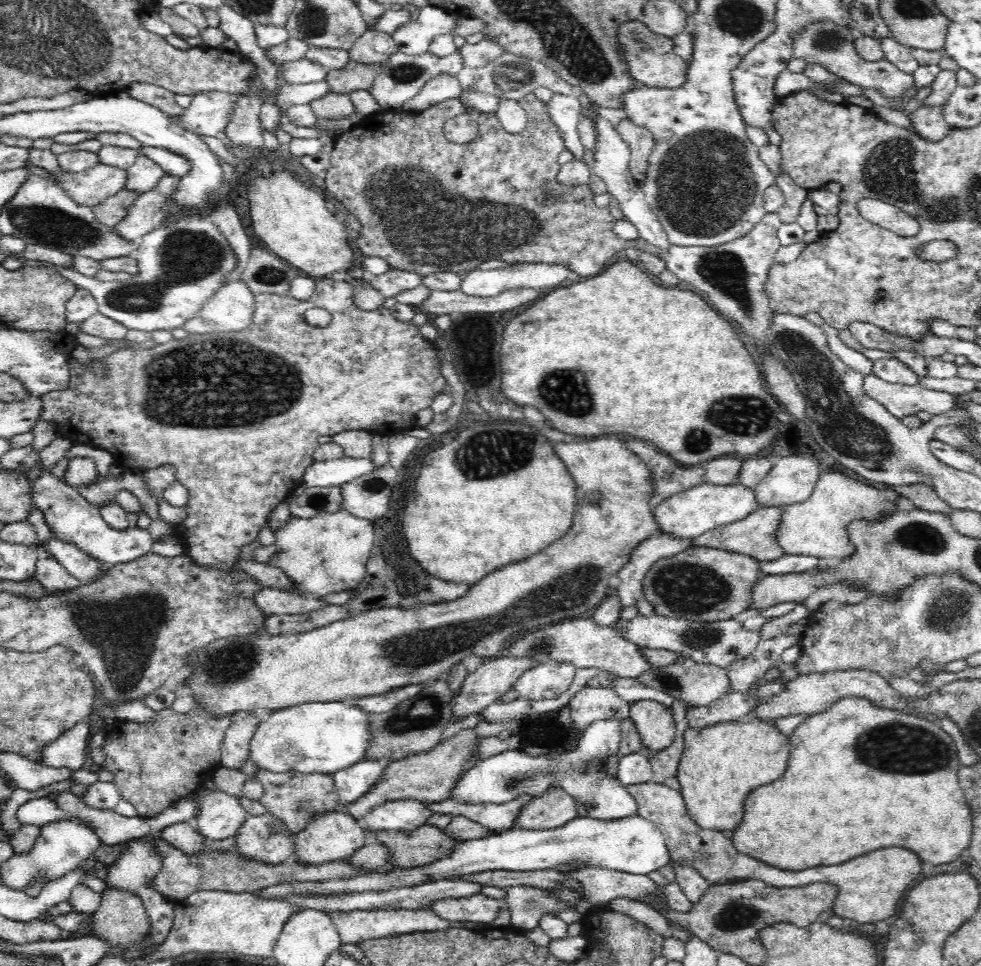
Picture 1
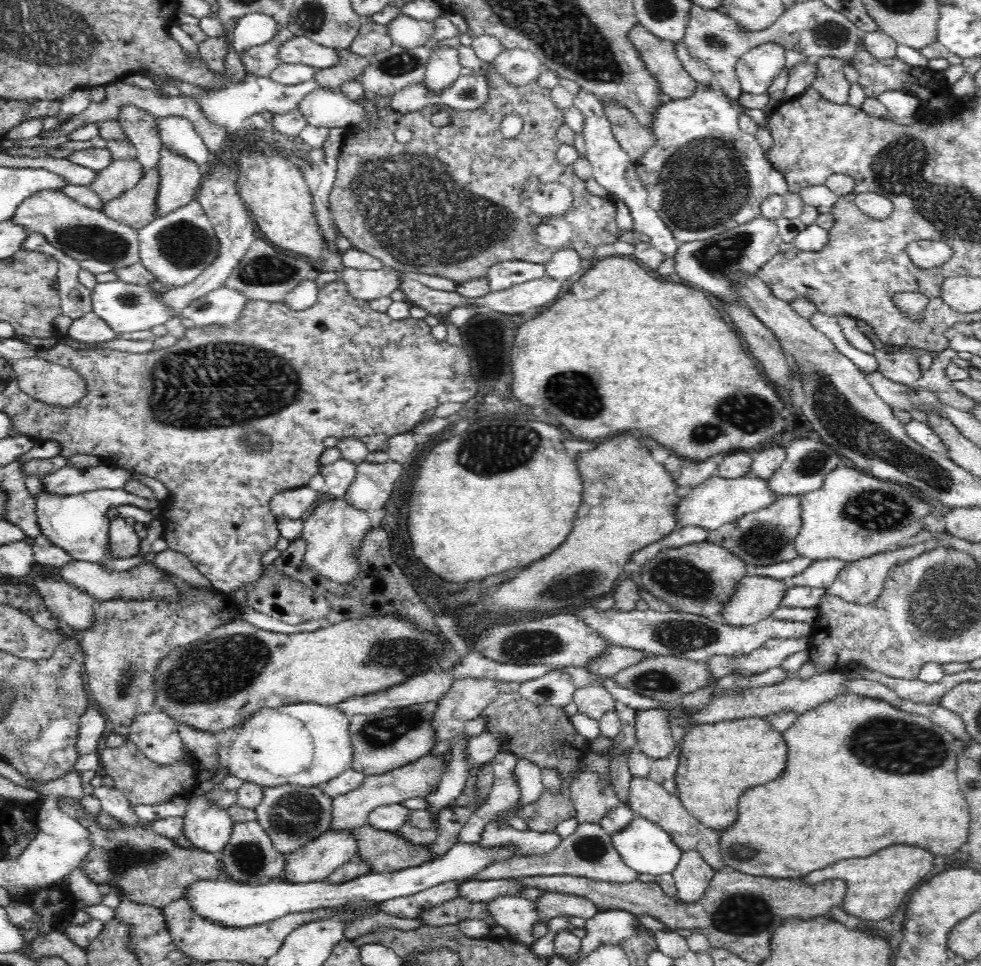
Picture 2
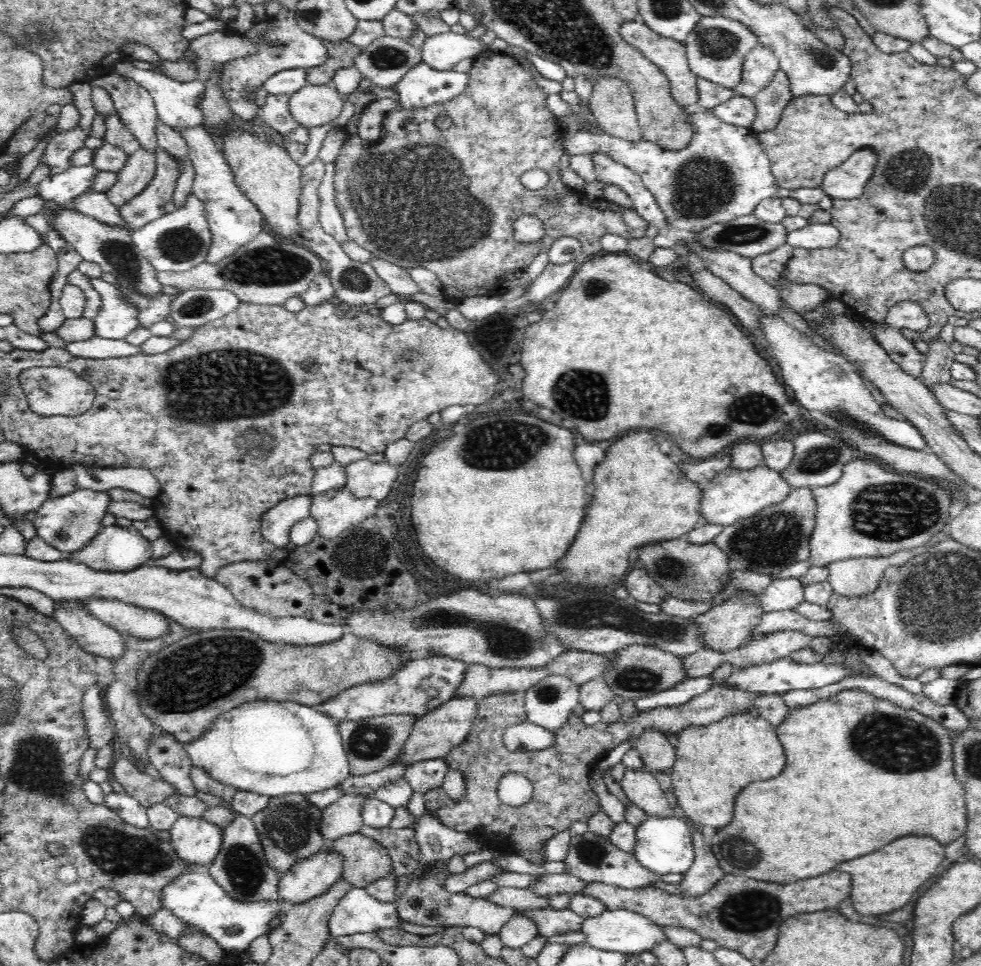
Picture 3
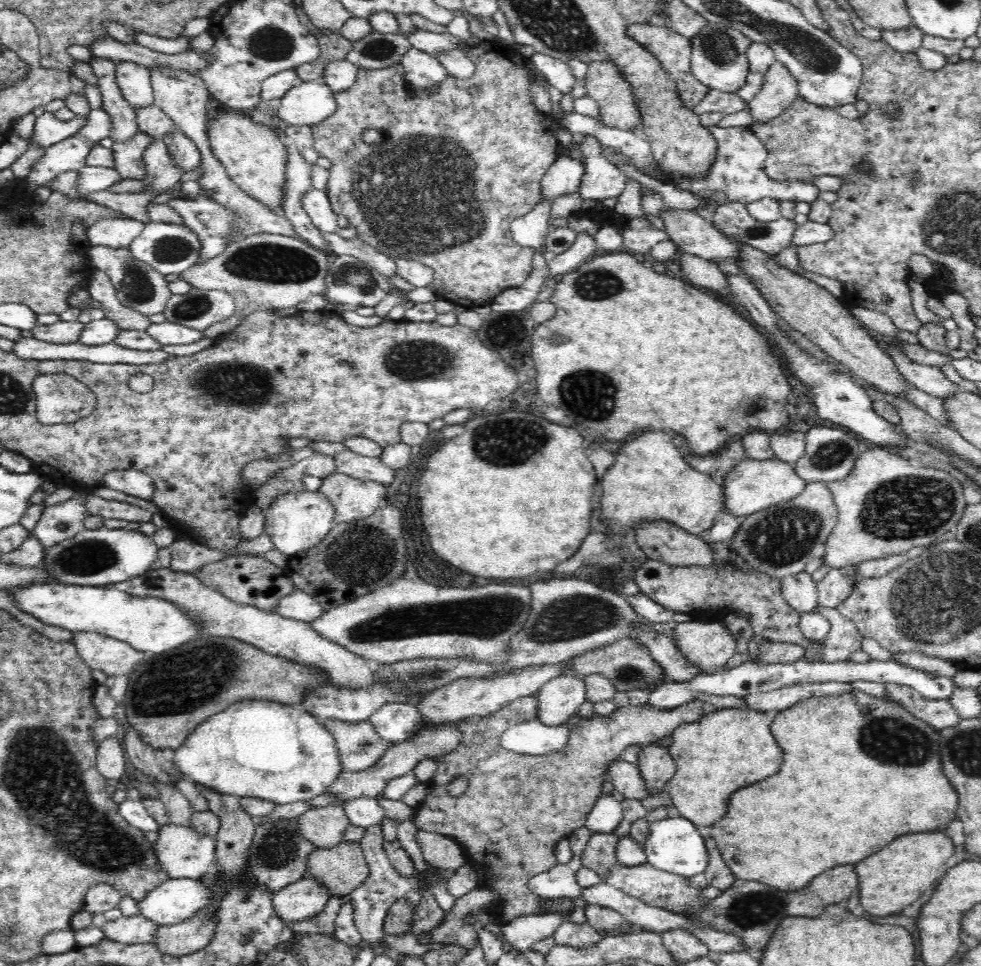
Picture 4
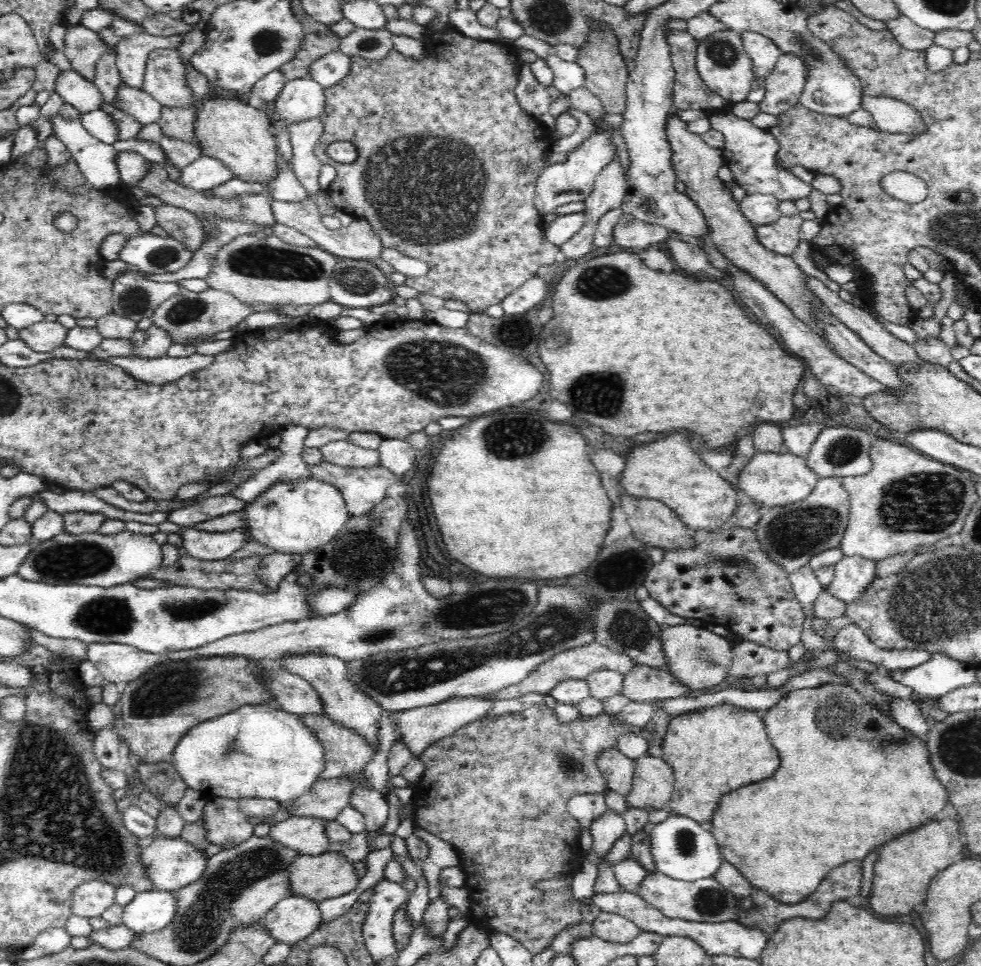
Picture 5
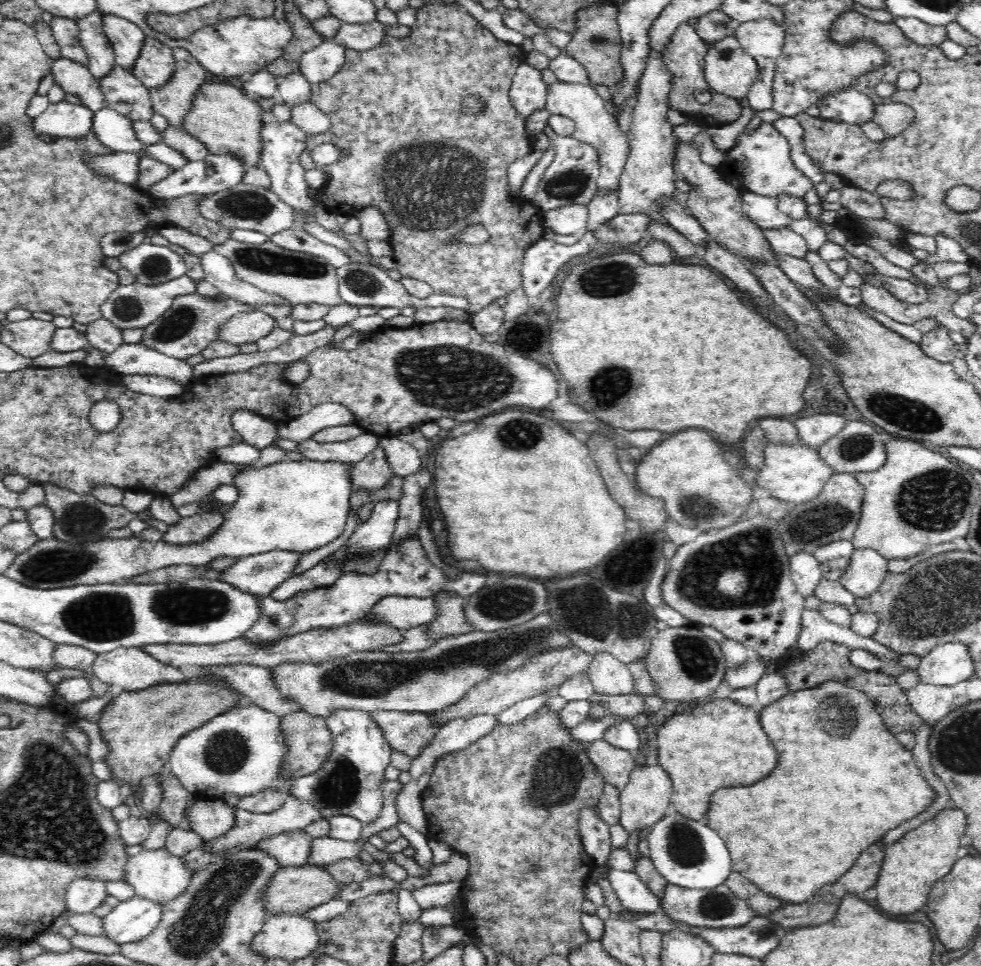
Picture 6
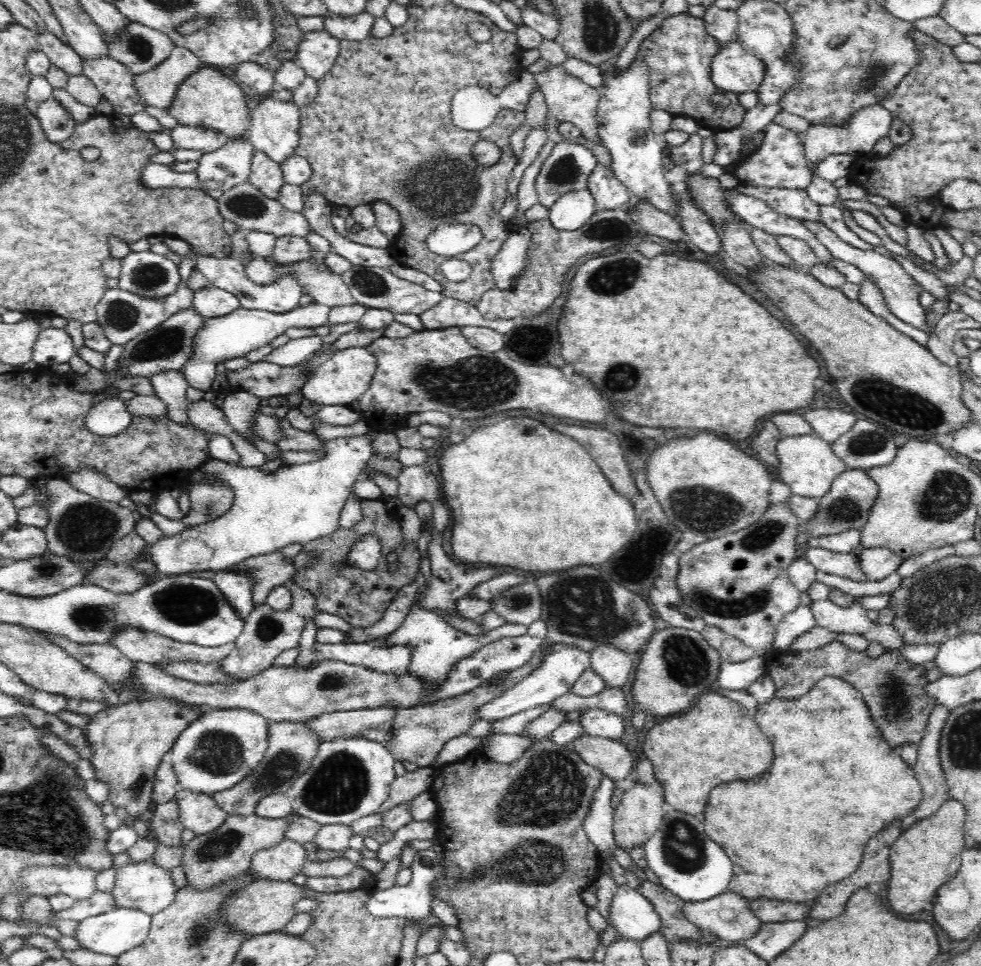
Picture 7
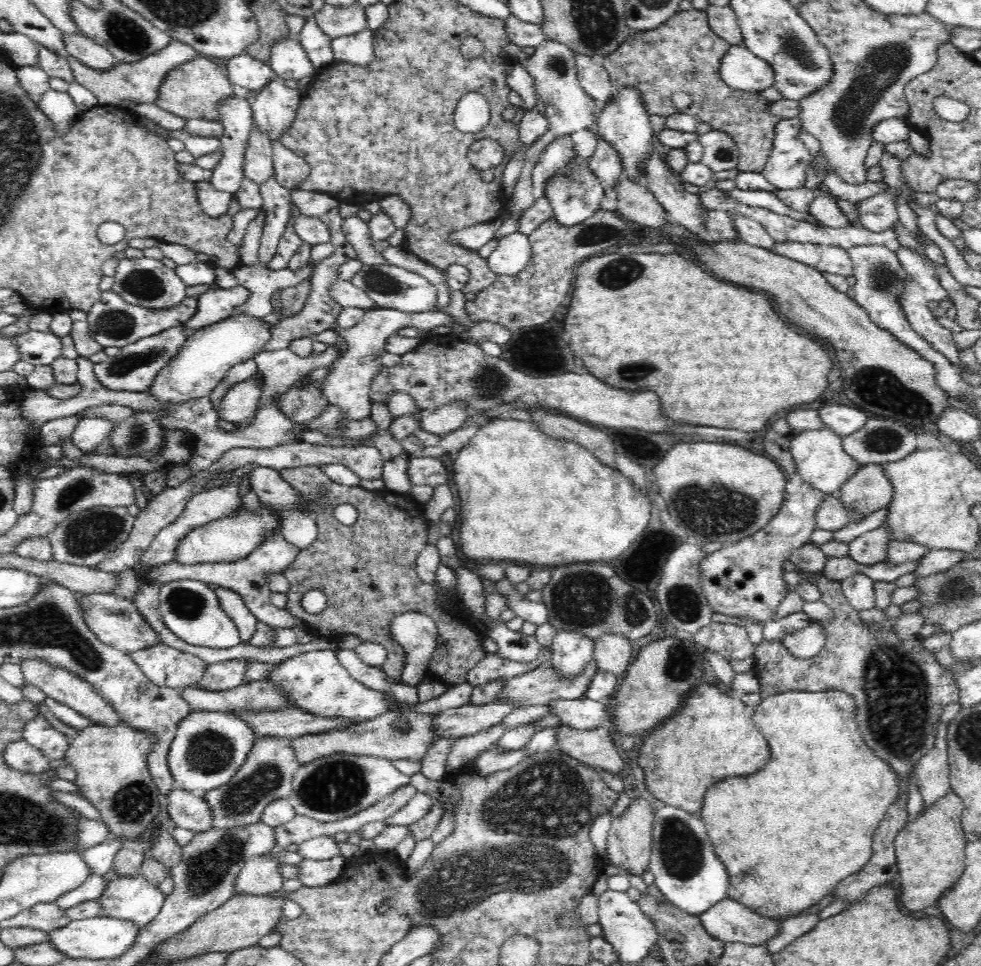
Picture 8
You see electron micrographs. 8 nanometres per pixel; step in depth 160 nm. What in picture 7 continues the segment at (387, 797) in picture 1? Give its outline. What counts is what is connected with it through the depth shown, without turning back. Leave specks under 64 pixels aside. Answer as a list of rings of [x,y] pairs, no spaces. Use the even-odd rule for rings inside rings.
[[[285,839],[273,848],[258,850],[252,858],[252,872],[257,880],[288,882],[301,874],[306,858],[302,844]]]

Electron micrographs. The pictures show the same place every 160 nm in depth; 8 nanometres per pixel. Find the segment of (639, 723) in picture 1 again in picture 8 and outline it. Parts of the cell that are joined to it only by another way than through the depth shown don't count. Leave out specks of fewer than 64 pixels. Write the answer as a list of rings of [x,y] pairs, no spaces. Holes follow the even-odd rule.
[[[646,794],[631,800],[630,806],[624,810],[624,814],[613,818],[613,824],[607,841],[606,854],[608,860],[615,866],[620,866],[623,870],[627,871],[629,875],[643,876],[645,872],[650,872],[650,852],[653,844],[653,825],[654,825],[654,808],[651,806],[650,801],[646,799]]]

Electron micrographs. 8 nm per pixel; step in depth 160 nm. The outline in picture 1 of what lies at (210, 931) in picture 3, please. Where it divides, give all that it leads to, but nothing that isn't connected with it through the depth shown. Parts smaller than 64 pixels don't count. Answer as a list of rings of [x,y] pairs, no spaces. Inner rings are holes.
[[[633,815],[622,818],[622,820],[577,817],[558,828],[526,830],[517,827],[489,838],[464,841],[452,852],[452,855],[426,866],[382,870],[382,872],[343,880],[279,883],[252,893],[264,900],[285,900],[292,893],[327,895],[328,893],[385,891],[386,889],[422,886],[422,884],[438,882],[438,880],[452,880],[458,876],[468,876],[468,874],[488,872],[488,870],[538,871],[558,869],[560,864],[571,864],[571,866],[589,864],[593,868],[648,875],[650,872],[664,868],[666,863],[671,863],[671,856],[664,836],[652,822],[645,820],[642,816]]]

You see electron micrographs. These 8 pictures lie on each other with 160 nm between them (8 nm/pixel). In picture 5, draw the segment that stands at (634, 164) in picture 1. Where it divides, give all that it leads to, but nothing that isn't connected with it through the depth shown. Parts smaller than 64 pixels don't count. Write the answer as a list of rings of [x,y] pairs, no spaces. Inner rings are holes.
[[[590,20],[588,26],[588,42],[578,50],[576,60],[586,73],[585,87],[602,101],[603,109],[608,115],[623,115],[627,104],[626,85],[629,72],[619,49],[619,40],[614,36],[613,30],[603,22]]]

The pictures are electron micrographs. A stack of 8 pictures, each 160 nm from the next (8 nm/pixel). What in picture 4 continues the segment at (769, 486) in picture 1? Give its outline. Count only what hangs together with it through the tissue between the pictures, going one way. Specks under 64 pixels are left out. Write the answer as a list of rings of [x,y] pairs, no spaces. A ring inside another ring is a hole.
[[[810,428],[806,435],[806,450],[794,464],[794,471],[806,483],[824,482],[826,484],[846,479],[854,470],[856,459],[868,449],[867,443],[858,441],[846,431],[837,428]]]

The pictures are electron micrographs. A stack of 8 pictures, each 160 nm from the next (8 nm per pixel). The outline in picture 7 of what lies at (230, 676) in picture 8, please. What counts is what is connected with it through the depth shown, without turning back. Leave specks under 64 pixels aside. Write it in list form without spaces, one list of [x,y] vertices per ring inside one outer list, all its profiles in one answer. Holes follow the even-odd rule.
[[[293,580],[291,583],[292,606],[288,610],[274,610],[267,603],[251,606],[251,614],[245,621],[243,631],[234,642],[235,649],[219,662],[220,667],[234,679],[246,680],[274,665],[274,659],[284,650],[298,646],[306,620],[314,620],[316,614],[321,613],[314,593],[296,585]]]

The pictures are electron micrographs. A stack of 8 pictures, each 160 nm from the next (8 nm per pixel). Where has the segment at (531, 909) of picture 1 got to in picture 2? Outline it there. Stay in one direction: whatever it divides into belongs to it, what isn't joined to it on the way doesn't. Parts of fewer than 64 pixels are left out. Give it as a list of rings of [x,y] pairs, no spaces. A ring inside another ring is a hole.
[[[544,891],[533,901],[539,914],[539,921],[535,922],[532,932],[535,939],[545,936],[548,932],[548,921],[556,916],[580,916],[588,920],[599,912],[591,900],[573,894]]]

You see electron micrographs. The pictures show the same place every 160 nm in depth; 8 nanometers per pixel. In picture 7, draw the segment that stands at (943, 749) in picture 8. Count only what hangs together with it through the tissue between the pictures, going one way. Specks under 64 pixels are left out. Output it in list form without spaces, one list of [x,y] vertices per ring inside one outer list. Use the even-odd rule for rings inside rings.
[[[936,705],[926,723],[922,740],[918,745],[917,763],[913,768],[916,778],[920,781],[920,786],[922,787],[922,802],[919,802],[919,806],[914,810],[914,812],[912,812],[912,814],[906,816],[906,818],[902,818],[901,828],[903,828],[904,831],[909,830],[908,828],[919,820],[929,818],[936,814],[936,812],[938,812],[938,810],[943,806],[943,803],[951,798],[941,758],[939,757],[941,751],[939,745],[941,732],[944,728],[946,719],[950,716],[950,713],[951,710],[949,708]]]

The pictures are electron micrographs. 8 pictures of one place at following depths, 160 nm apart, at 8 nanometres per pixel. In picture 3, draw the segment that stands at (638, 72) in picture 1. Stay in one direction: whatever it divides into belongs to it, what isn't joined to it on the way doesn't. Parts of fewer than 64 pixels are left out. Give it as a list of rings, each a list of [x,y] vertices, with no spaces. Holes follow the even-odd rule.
[[[641,19],[624,22],[620,28],[620,34],[624,37],[626,43],[640,50],[645,58],[652,61],[668,77],[671,86],[671,95],[680,106],[684,107],[688,106],[688,104],[698,102],[699,90],[697,87],[697,78],[699,76],[694,74],[689,67],[684,42],[678,42],[673,38],[664,38],[656,34]]]

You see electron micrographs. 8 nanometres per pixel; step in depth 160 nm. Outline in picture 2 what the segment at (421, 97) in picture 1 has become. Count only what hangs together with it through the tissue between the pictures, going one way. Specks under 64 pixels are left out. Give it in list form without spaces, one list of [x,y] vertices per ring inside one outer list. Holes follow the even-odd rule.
[[[437,46],[432,49],[423,80],[427,91],[440,94],[442,90],[450,88],[460,76],[461,67],[457,46]]]

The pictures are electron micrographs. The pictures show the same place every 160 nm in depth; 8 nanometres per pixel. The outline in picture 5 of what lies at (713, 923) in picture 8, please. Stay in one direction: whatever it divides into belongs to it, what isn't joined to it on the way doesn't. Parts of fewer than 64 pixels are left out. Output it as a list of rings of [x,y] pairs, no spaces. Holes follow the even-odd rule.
[[[654,872],[654,874],[647,874],[645,880],[642,880],[637,888],[637,894],[670,918],[711,923],[737,920],[738,896],[726,890],[713,877],[696,882],[684,882]]]

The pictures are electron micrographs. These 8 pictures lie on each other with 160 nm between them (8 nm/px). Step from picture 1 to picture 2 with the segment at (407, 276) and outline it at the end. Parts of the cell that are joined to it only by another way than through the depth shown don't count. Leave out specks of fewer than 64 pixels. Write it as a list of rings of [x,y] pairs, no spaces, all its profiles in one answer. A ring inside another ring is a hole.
[[[388,266],[379,270],[356,270],[345,267],[341,274],[348,287],[348,293],[363,301],[369,302],[390,296],[394,290],[400,289],[400,272]]]

